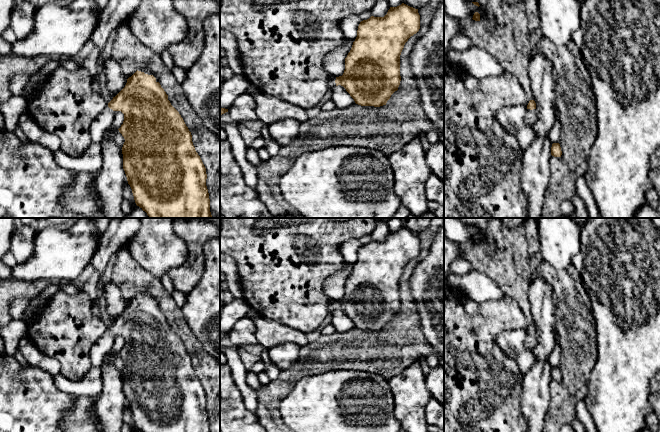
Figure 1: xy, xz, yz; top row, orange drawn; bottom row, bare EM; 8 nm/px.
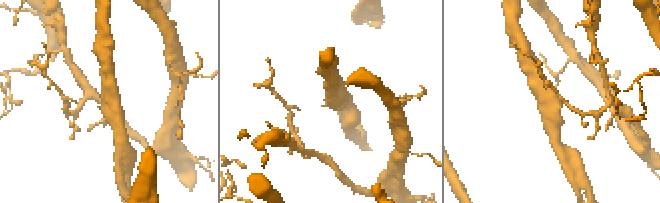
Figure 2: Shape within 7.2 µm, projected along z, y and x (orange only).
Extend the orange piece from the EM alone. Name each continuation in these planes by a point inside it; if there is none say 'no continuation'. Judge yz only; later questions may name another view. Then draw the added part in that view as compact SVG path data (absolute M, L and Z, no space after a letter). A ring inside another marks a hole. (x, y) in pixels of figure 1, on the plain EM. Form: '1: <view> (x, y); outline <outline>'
1: yz (531, 339); outline M527 333L525 337L525 345L526 348L531 350L532 347L537 343L537 336L536 333L530 334Z

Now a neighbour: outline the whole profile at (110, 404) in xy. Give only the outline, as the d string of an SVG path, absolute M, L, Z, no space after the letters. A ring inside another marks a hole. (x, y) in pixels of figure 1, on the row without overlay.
M114 335L114 342L105 357L102 369L102 391L96 398L96 414L102 432L122 432L123 413L127 401L123 393L122 372L107 361L110 355L118 354L124 345L121 335Z

